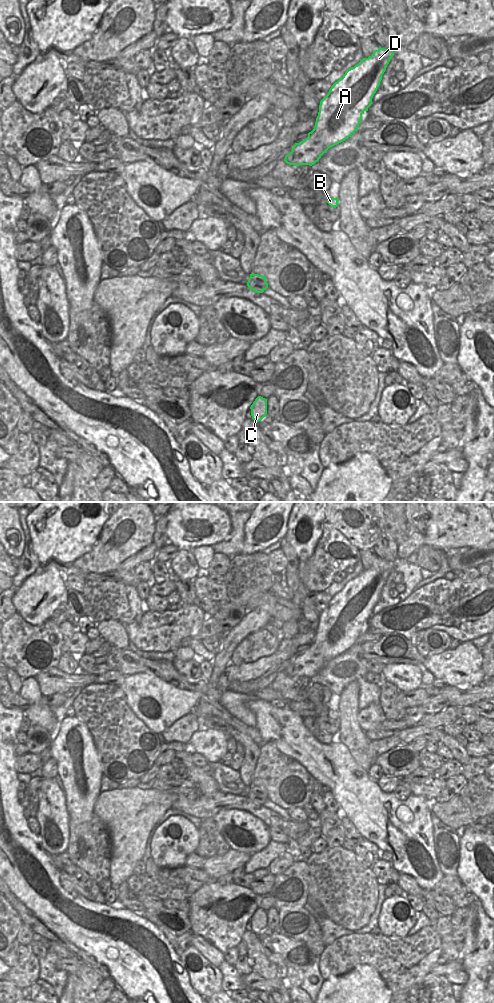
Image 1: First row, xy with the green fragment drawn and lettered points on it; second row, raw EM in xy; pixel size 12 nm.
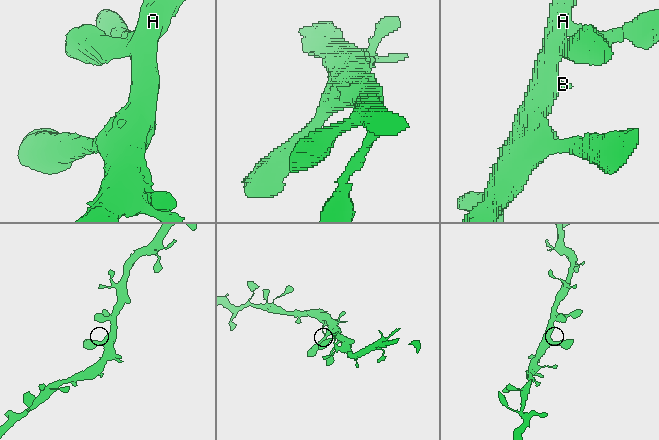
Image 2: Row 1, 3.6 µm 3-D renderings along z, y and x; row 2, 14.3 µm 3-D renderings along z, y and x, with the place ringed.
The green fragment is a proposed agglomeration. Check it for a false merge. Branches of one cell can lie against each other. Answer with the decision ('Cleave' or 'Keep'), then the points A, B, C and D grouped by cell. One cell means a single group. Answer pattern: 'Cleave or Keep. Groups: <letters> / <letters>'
Keep. Groups: A B C D

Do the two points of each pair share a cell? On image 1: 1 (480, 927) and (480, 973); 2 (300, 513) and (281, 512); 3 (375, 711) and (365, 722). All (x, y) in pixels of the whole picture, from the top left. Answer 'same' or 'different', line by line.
1: same
2: different
3: same

